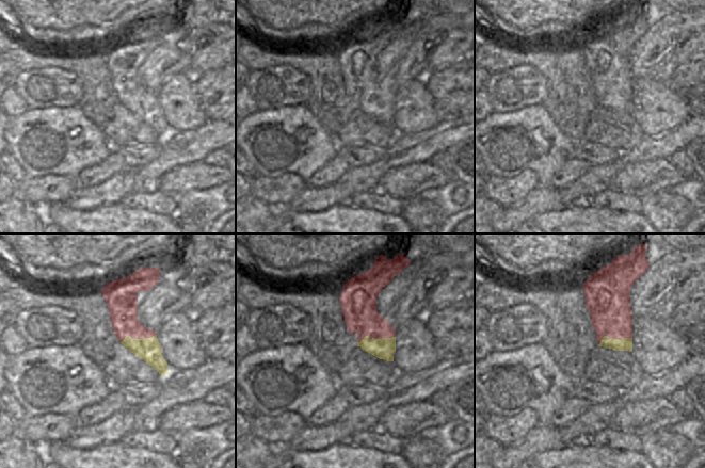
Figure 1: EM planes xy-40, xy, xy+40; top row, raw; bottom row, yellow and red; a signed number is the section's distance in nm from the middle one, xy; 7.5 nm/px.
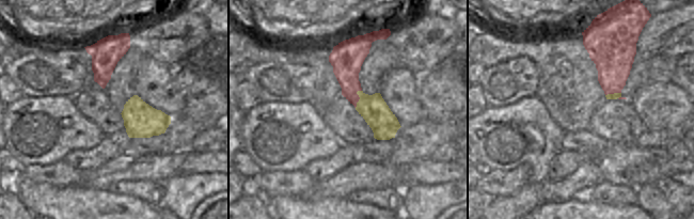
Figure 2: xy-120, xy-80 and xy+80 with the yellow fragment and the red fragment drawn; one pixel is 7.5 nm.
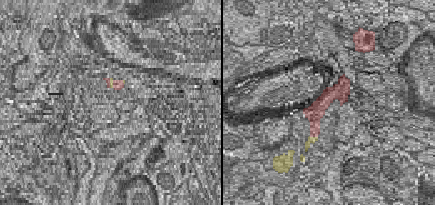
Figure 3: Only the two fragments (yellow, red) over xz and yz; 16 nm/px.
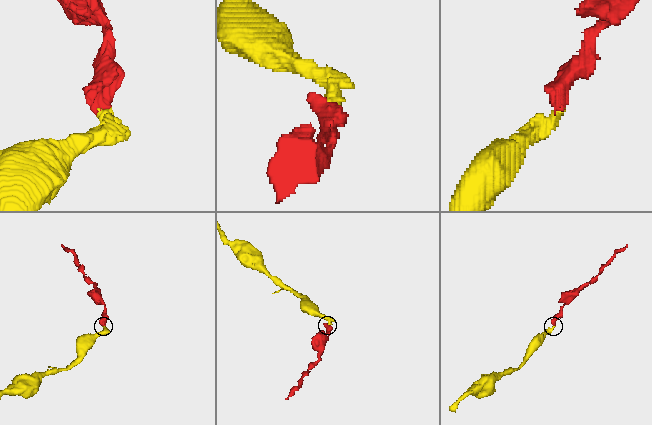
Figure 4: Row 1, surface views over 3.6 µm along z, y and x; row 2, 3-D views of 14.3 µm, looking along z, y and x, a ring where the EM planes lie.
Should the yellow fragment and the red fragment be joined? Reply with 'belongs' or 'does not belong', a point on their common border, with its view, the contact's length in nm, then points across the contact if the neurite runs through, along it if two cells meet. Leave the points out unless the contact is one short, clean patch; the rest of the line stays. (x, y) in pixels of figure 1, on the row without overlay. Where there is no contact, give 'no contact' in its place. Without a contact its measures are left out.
does not belong; meets yellow in xy at (375, 100); contact 280 nm long; border along xy (394, 97), (385, 99), (365, 97), (357, 103)

